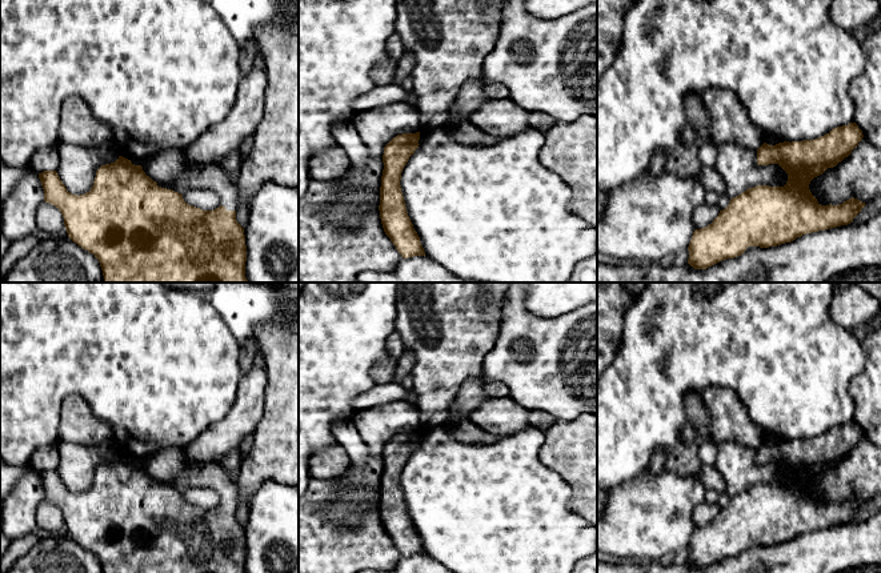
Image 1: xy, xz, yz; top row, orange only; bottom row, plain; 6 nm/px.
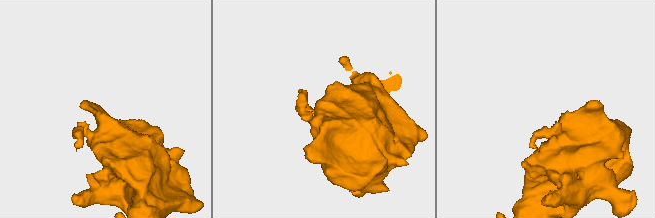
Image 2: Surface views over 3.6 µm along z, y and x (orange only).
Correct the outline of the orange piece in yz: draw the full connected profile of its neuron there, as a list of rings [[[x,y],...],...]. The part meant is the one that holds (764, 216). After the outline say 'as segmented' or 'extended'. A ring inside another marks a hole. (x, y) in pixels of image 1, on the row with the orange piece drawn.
[[[856,123],[833,128],[829,133],[804,141],[784,141],[776,145],[764,143],[757,149],[757,164],[778,164],[786,173],[784,187],[757,185],[730,199],[729,205],[705,228],[696,229],[689,243],[688,264],[706,269],[722,260],[741,256],[748,247],[769,248],[790,243],[802,235],[848,225],[866,205],[852,197],[838,205],[821,205],[809,189],[810,181],[828,168],[836,167],[862,140]]]; as segmented

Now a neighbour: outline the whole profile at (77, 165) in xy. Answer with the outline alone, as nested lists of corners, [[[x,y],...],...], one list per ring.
[[[59,143],[57,149],[60,160],[56,172],[67,191],[77,196],[91,191],[101,165],[115,163],[120,156],[112,143],[95,148]]]

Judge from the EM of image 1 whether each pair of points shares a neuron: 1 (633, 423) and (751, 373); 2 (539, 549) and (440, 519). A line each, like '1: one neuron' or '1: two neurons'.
1: one neuron
2: one neuron

